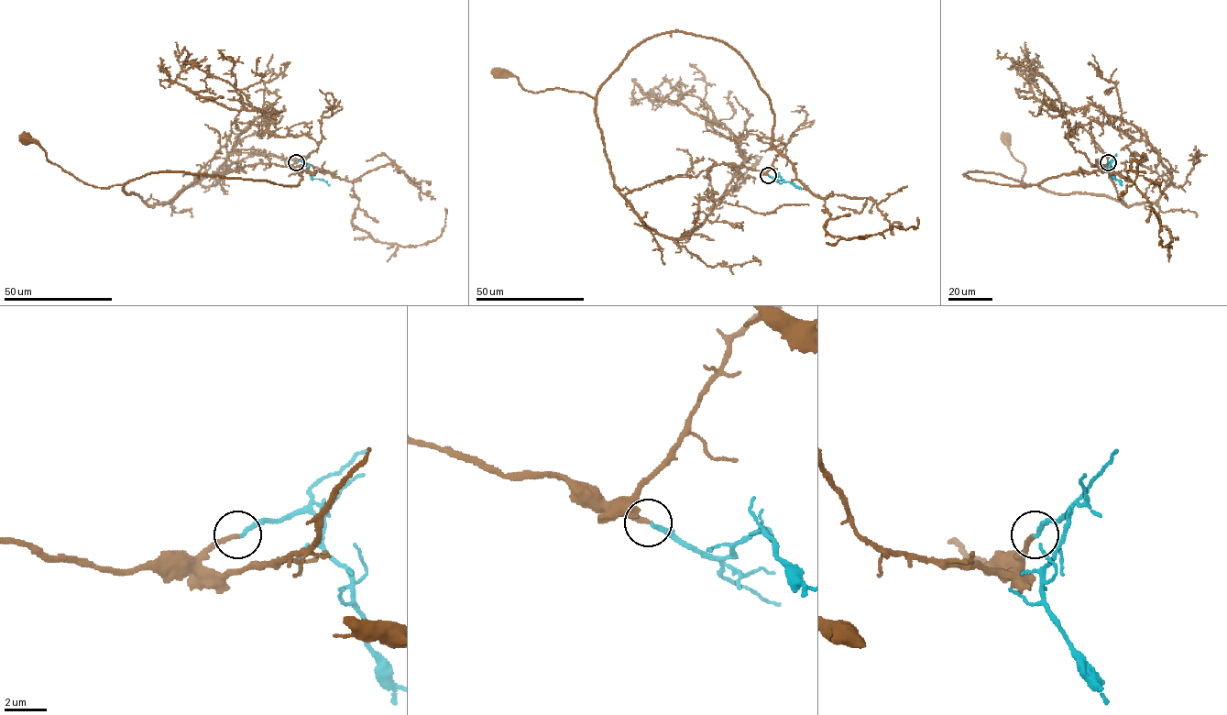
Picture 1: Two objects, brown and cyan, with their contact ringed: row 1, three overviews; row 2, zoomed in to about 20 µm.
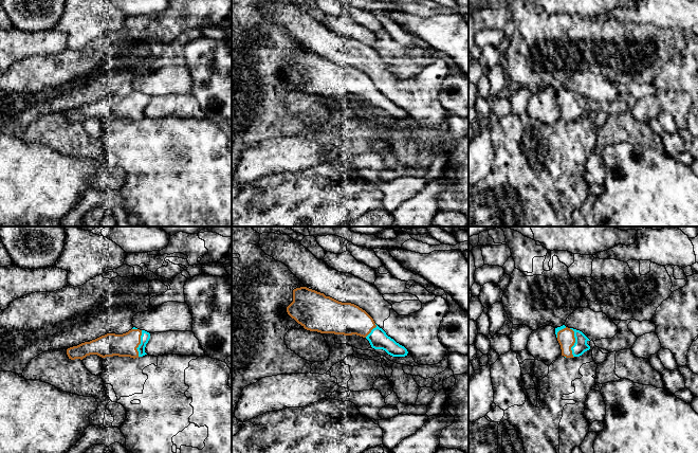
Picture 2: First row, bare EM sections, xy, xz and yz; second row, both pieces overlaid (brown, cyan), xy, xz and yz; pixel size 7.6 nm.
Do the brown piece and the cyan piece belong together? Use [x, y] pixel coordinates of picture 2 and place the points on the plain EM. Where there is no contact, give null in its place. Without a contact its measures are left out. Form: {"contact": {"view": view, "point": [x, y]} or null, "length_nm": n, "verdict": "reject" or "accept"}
{"contact": {"view": "yz", "point": [574, 105]}, "length_nm": 220, "verdict": "accept"}

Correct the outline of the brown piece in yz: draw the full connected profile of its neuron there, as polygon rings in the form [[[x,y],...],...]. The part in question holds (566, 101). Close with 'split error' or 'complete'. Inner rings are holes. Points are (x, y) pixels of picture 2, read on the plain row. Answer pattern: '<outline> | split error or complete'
[[[563,88],[555,91],[555,97],[561,108],[562,119],[565,121],[580,120],[590,112],[587,107],[590,103],[580,93]]] | split error

